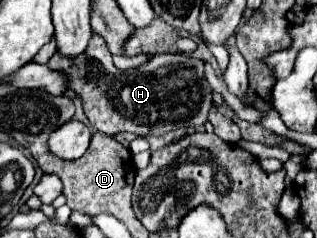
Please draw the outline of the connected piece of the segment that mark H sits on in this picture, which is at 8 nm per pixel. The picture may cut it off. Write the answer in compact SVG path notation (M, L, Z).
M93 33L81 59L65 59L65 55L57 53L49 59L51 69L65 71L71 77L69 87L81 95L85 113L95 129L105 135L127 131L139 137L149 137L165 135L175 129L201 127L207 121L213 99L211 87L203 77L201 59L193 59L185 53L161 53L153 55L149 63L137 69L119 71L107 49L109 47L105 47L101 35Z

